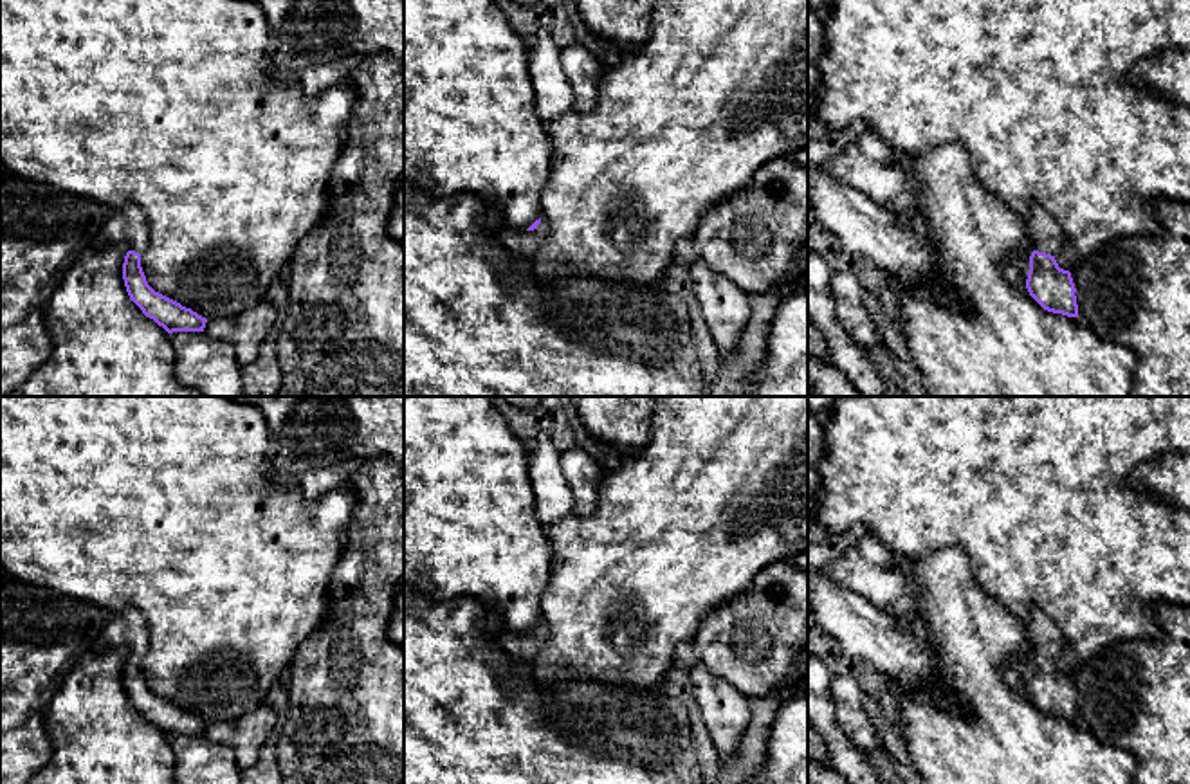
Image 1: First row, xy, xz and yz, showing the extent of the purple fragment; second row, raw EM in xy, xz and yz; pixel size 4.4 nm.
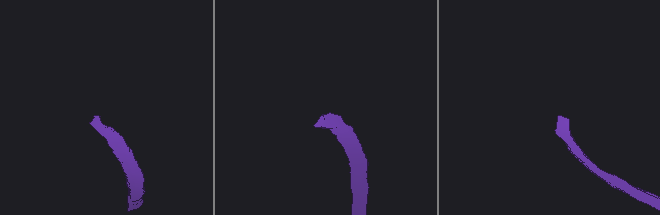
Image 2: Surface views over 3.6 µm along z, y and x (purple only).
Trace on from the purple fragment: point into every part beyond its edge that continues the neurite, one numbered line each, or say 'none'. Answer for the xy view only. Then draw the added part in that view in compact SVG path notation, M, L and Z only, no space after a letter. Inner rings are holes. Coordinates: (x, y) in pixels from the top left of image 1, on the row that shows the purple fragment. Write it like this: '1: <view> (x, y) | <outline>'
1: xy (128, 226) | M135 205L115 209L99 232L99 242L126 243L130 251L142 254L150 240L144 214Z

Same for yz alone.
1: yz (1046, 237) | M1030 204L1030 218L1024 223L1033 242L1033 251L1057 256L1064 249L1064 231L1037 204Z

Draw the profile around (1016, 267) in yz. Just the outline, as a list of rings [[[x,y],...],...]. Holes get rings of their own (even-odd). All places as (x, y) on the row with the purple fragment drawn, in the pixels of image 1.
[[[1012,254],[1002,261],[1001,270],[1010,283],[1026,283],[1030,256],[1031,254]]]

